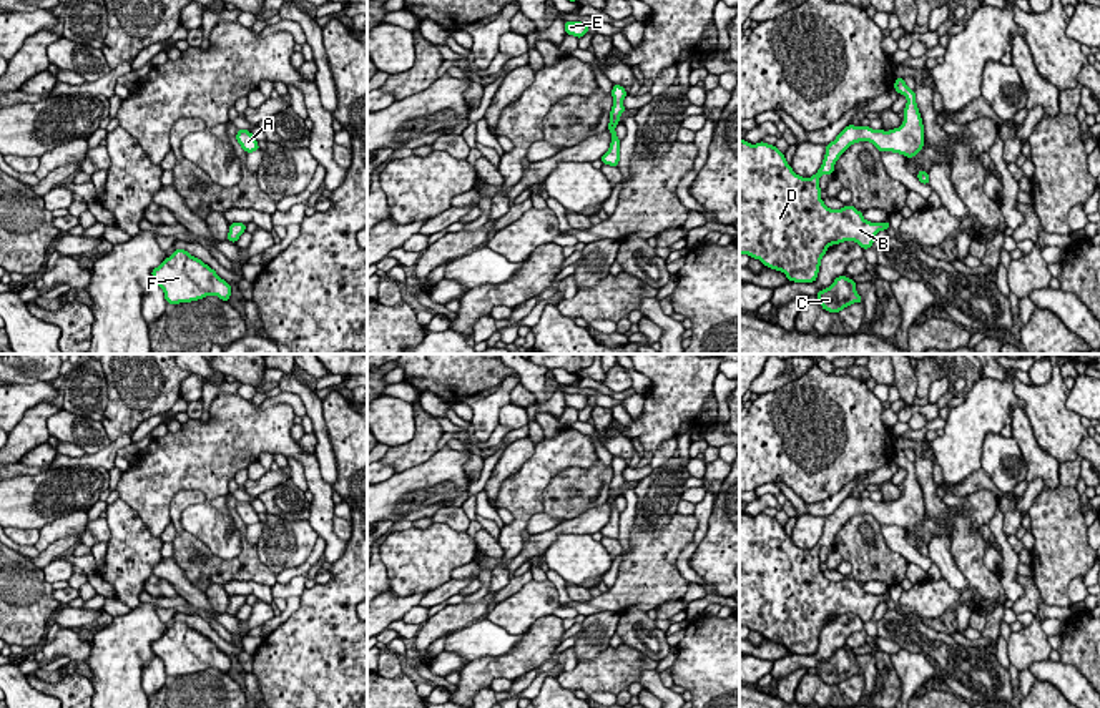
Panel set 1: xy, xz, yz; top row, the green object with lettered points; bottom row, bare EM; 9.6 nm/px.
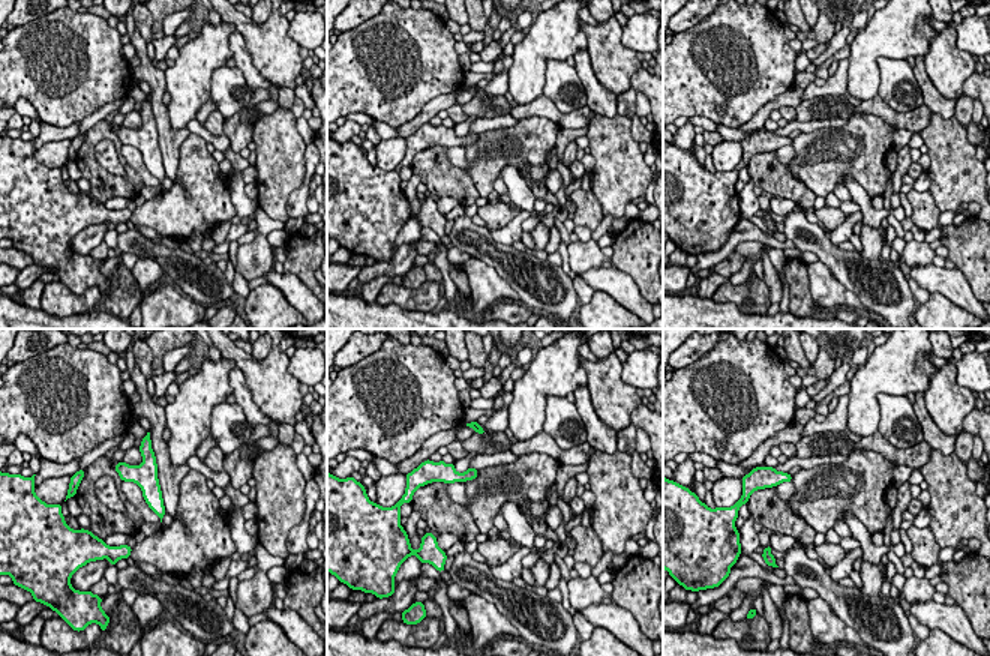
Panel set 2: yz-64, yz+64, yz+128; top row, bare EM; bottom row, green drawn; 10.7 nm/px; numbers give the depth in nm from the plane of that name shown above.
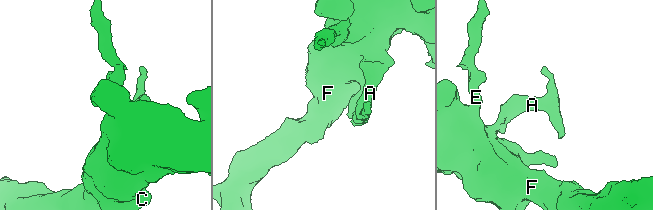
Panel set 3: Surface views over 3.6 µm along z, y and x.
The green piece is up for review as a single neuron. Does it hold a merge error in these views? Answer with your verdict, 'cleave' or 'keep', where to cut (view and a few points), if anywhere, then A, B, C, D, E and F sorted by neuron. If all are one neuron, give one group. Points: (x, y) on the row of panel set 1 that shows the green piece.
keep; no cut; A B C D E F

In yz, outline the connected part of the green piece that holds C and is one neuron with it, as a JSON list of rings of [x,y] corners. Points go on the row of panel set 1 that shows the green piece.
[[[844,274],[836,278],[829,288],[821,289],[816,296],[821,307],[827,312],[839,312],[854,302],[862,304],[862,299],[856,291],[856,281],[852,278],[847,279]]]

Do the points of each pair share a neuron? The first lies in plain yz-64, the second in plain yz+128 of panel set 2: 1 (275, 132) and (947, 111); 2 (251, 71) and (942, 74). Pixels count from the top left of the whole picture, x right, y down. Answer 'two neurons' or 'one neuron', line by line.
1: two neurons
2: two neurons

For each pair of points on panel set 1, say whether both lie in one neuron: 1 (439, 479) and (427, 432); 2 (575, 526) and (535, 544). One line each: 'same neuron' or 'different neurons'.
1: different neurons
2: same neuron

